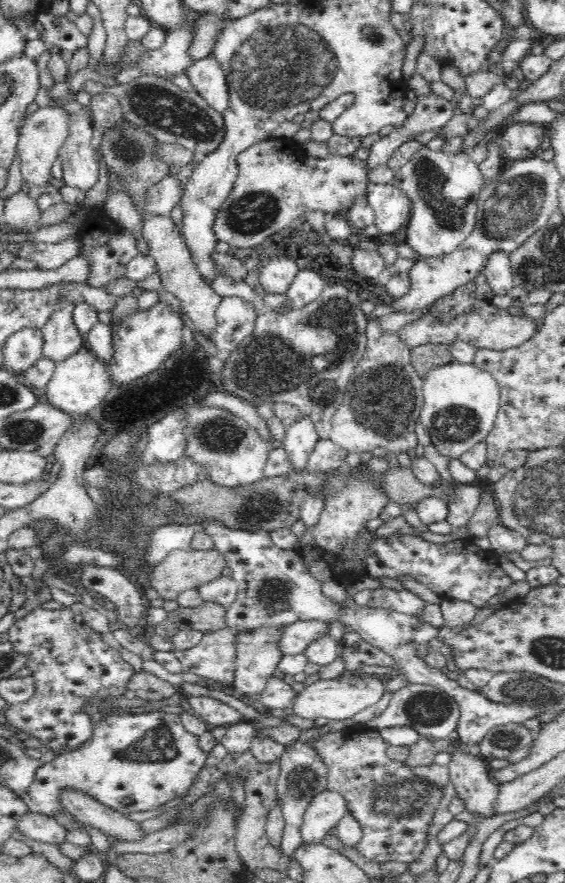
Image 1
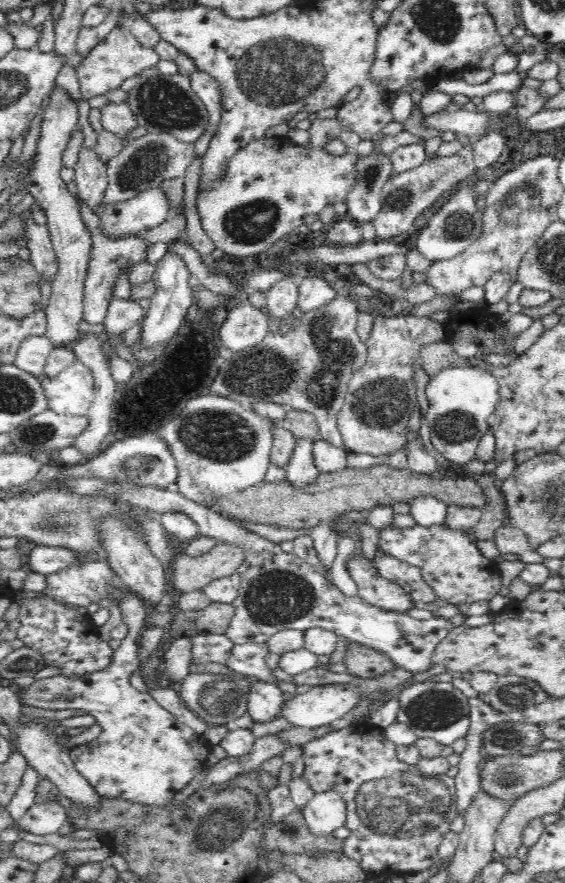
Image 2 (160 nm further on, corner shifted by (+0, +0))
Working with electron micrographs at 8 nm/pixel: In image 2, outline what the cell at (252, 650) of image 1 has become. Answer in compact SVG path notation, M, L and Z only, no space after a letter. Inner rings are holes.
M256 682L254 690L250 692L247 713L254 723L271 723L279 718L280 712L284 712L286 700L287 696L275 685Z

